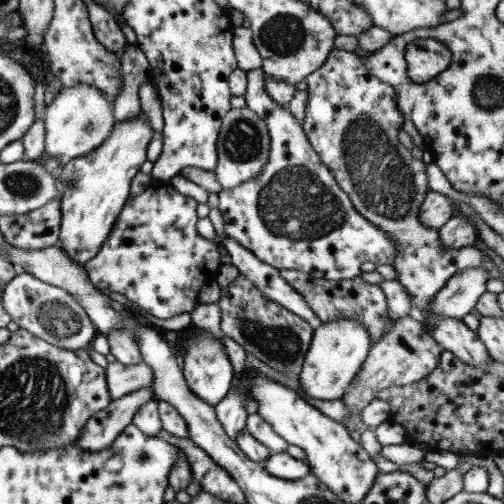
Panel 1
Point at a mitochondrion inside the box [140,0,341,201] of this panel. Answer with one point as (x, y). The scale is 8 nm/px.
(283, 35)

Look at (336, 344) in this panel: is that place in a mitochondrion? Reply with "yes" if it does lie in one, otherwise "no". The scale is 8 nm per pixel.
no

